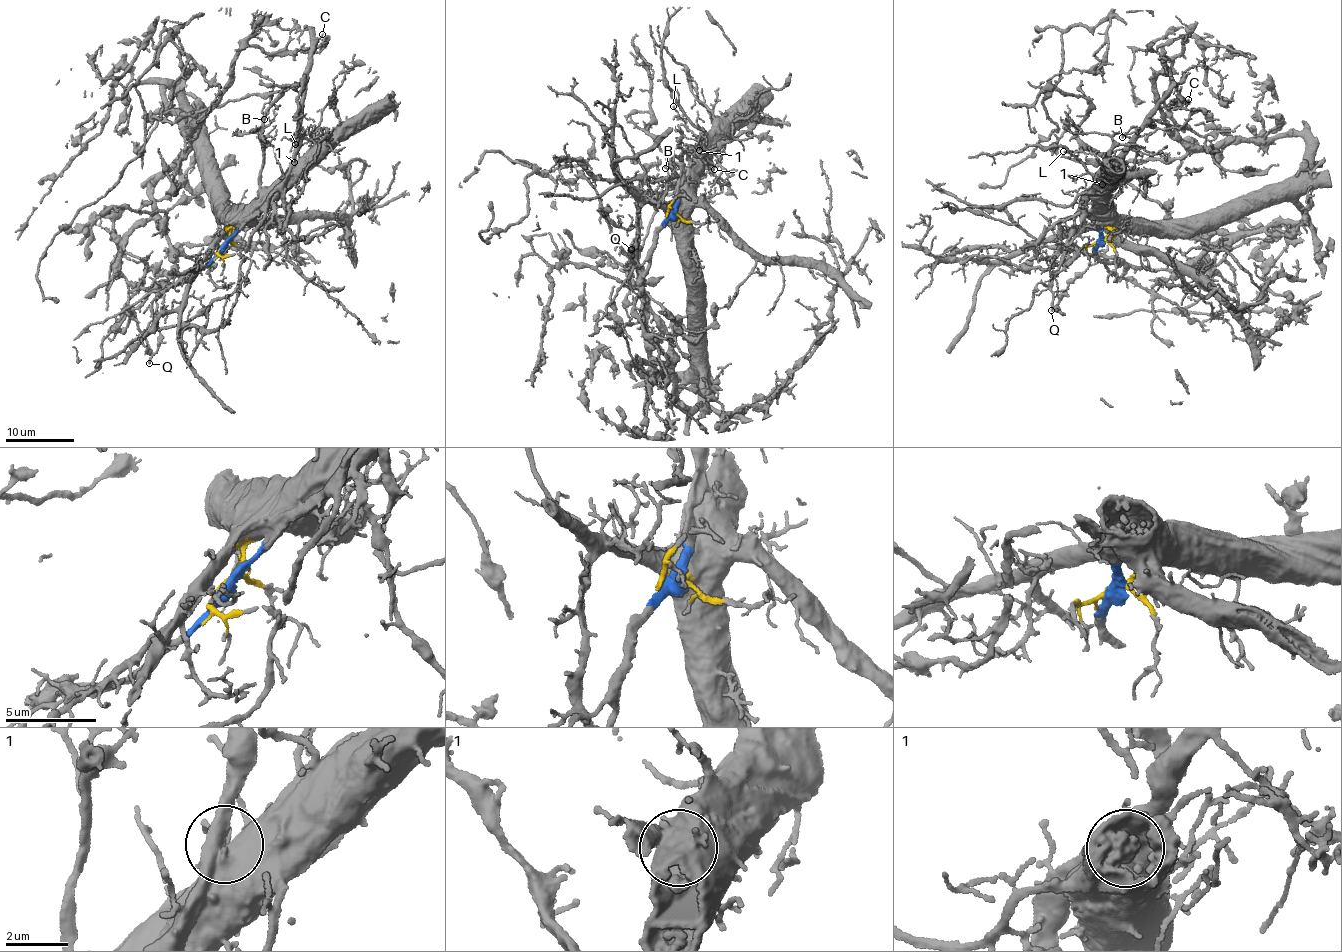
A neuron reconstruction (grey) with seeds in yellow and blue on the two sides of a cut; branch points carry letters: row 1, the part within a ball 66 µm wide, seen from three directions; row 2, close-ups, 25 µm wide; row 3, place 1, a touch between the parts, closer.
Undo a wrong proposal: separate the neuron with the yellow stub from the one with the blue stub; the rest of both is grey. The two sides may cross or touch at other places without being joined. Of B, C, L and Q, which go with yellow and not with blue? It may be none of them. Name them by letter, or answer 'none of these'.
L

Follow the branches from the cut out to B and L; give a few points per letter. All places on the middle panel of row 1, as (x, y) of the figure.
B: (670, 216), (682, 157), (691, 148), (697, 152), (694, 149), (695, 157), (678, 188), (670, 183), (665, 168)
L: (670, 216), (676, 216), (678, 207), (675, 204), (693, 156), (708, 134), (696, 135), (672, 107)

